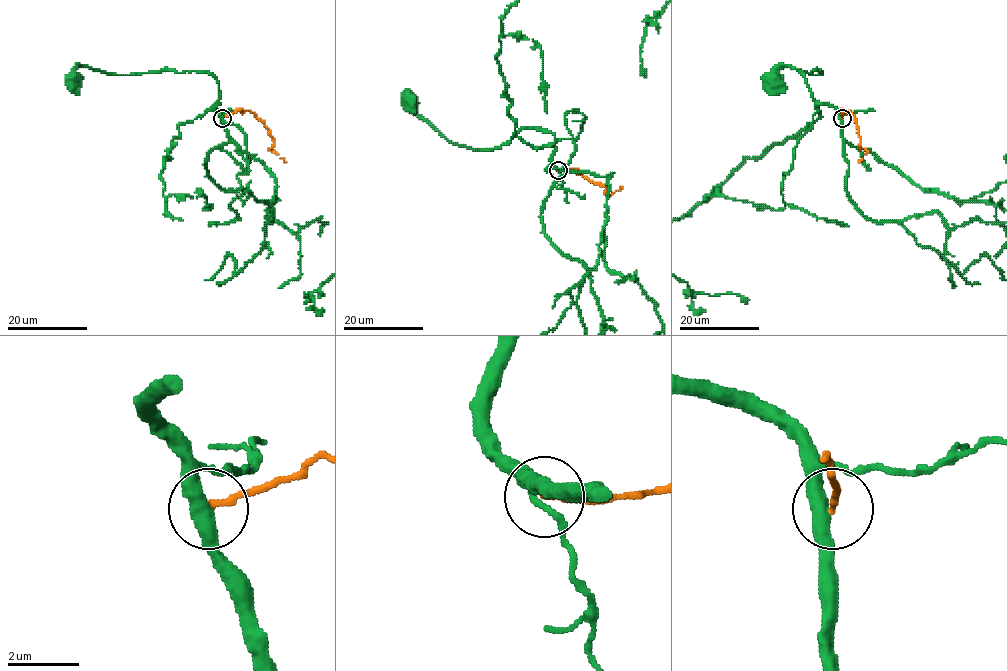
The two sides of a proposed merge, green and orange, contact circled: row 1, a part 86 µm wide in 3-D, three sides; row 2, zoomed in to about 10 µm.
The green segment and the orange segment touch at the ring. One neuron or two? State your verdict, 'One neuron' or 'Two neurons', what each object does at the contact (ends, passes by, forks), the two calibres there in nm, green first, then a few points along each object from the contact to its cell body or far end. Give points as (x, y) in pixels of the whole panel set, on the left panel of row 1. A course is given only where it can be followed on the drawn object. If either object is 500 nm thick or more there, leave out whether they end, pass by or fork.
Two neurons. At the ring green passes by. At the ring orange ends. Thickness 440 nm (green) against 160 nm. Course of green: (222, 118), (215, 107), (220, 96), (217, 80), (205, 72), (163, 69), (111, 74), (77, 66), (75, 82). Course of orange: (222, 118), (239, 111), (253, 112), (274, 141), (274, 147), (269, 149), (287, 163)

